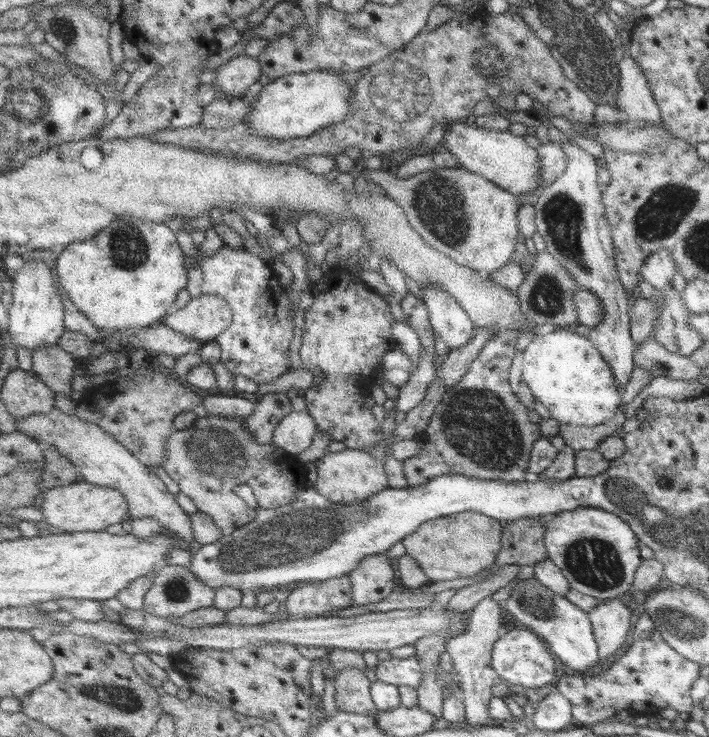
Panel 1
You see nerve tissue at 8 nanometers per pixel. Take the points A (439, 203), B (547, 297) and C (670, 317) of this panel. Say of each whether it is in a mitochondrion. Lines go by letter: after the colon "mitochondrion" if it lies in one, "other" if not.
A: mitochondrion
B: mitochondrion
C: mitochondrion

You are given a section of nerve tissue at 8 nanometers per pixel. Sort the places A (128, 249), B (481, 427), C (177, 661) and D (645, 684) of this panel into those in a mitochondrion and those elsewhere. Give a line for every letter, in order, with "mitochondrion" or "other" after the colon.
A: mitochondrion
B: mitochondrion
C: other
D: other

